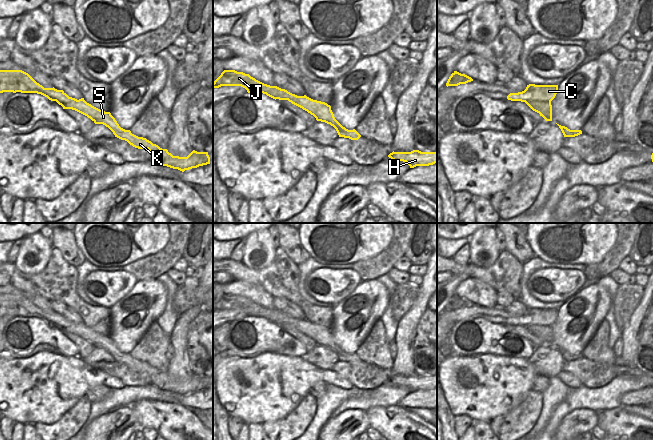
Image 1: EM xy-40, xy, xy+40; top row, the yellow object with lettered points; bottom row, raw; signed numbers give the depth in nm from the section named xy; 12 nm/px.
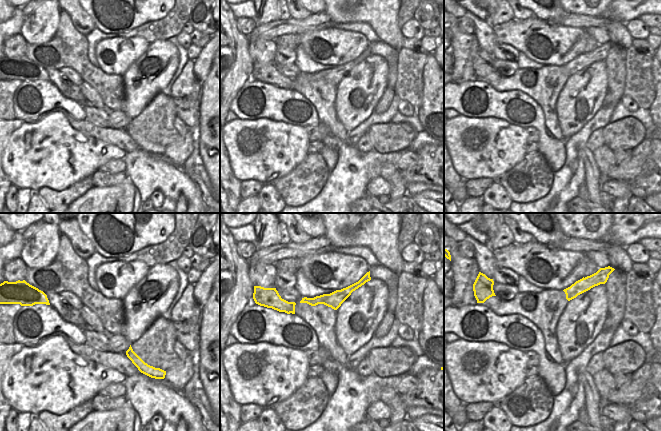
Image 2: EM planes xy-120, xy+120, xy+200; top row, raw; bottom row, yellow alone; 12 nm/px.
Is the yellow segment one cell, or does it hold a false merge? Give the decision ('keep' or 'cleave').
cleave

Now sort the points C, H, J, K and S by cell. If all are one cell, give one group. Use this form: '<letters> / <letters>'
C / H J K S

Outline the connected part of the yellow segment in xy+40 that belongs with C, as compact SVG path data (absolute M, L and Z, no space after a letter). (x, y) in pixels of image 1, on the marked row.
M529 84L526 89L518 93L510 93L507 96L511 101L544 101L551 102L558 92L558 85Z

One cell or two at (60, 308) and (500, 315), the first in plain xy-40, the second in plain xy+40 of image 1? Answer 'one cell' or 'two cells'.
two cells

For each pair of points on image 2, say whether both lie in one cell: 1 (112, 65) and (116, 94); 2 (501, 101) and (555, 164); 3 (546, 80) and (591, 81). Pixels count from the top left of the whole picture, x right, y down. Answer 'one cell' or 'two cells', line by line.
1: two cells
2: one cell
3: two cells

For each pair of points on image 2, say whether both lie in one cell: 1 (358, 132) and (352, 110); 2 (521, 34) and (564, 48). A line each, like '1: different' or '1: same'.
1: different
2: same

